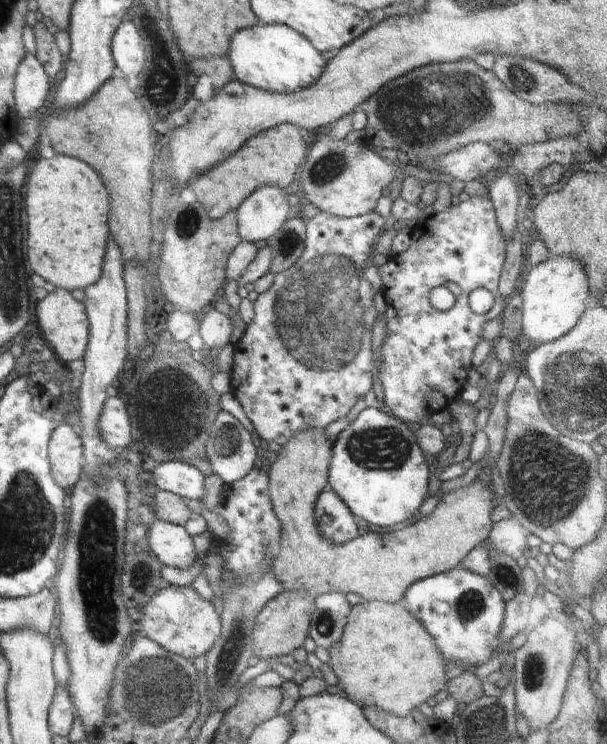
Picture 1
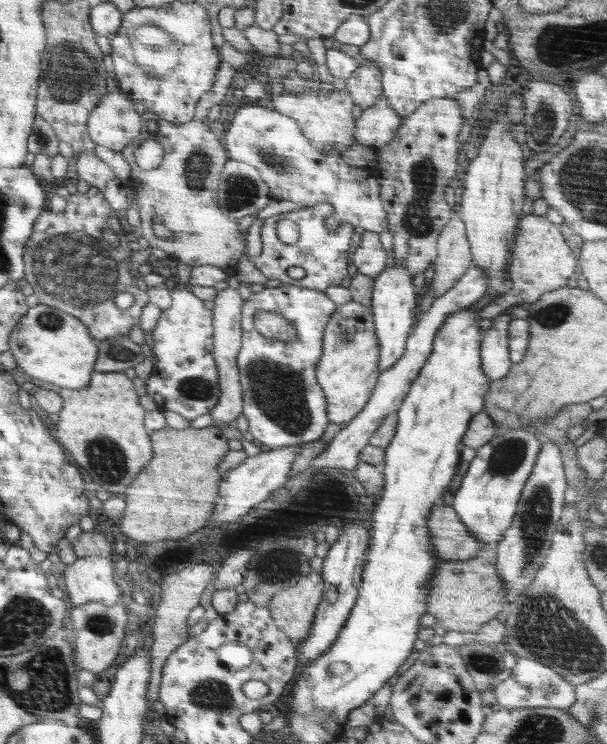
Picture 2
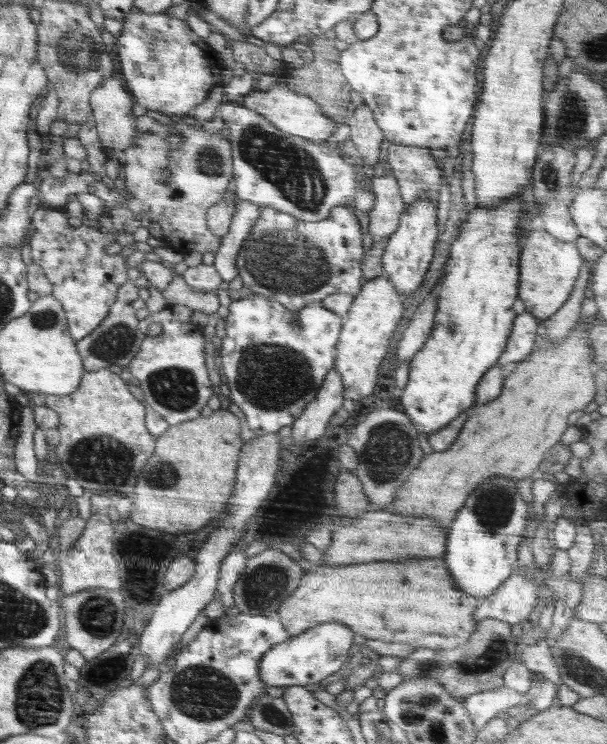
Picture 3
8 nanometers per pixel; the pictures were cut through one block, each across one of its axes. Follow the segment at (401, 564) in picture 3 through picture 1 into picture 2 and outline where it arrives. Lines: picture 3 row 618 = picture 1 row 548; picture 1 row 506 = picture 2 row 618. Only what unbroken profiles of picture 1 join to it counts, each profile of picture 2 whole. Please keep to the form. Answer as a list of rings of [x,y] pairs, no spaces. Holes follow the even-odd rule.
[[[487,547],[467,561],[443,561],[428,590],[428,612],[445,631],[478,633],[482,625],[503,613],[507,603],[508,588],[498,572],[498,559],[494,548]],[[313,571],[270,600],[271,617],[298,646],[311,634],[314,617],[323,597],[323,574]]]

